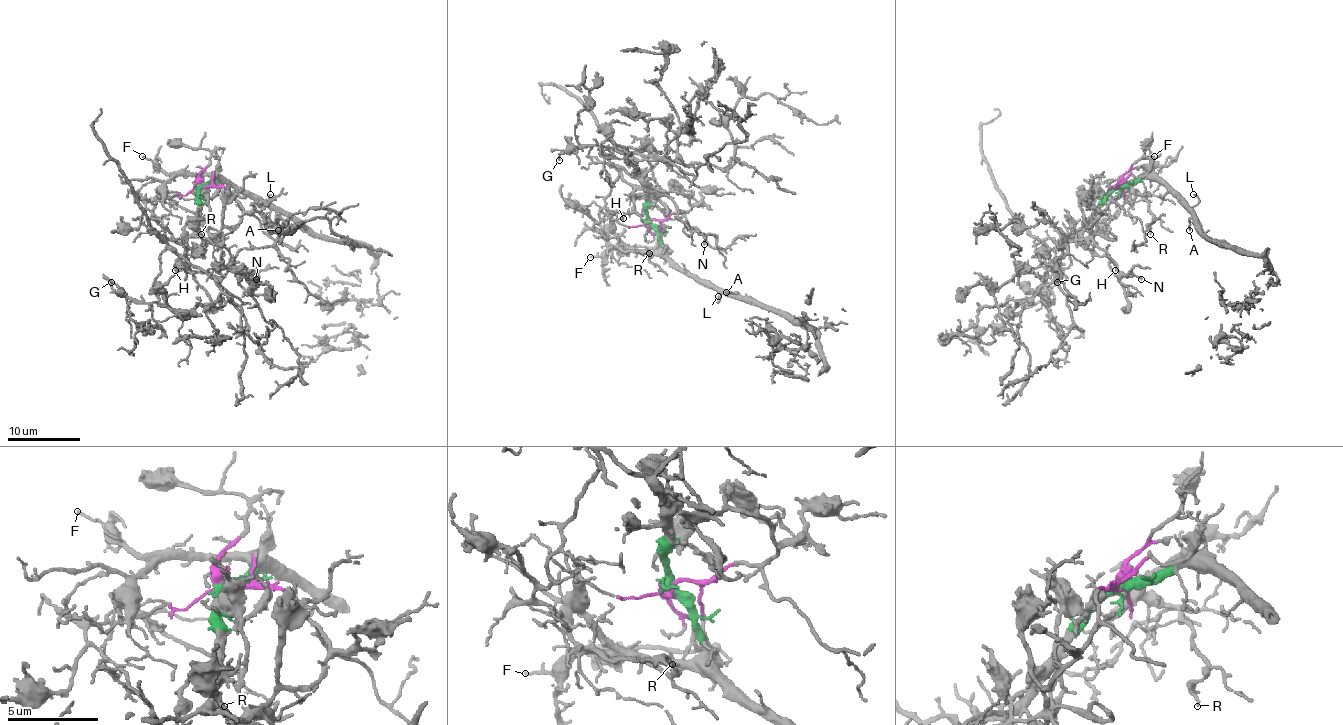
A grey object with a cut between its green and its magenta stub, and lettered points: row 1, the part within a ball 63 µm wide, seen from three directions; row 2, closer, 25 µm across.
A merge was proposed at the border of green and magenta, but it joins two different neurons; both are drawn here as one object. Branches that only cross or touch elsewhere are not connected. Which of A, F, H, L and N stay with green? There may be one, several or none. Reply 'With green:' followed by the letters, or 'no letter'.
With green: A, F, L

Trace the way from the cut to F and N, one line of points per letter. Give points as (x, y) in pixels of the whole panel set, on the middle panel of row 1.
F: (649, 222), (660, 244), (656, 252), (612, 248), (591, 257)
N: (649, 222), (666, 221), (691, 208), (684, 193), (664, 193), (676, 206), (678, 217), (704, 233), (704, 244)

